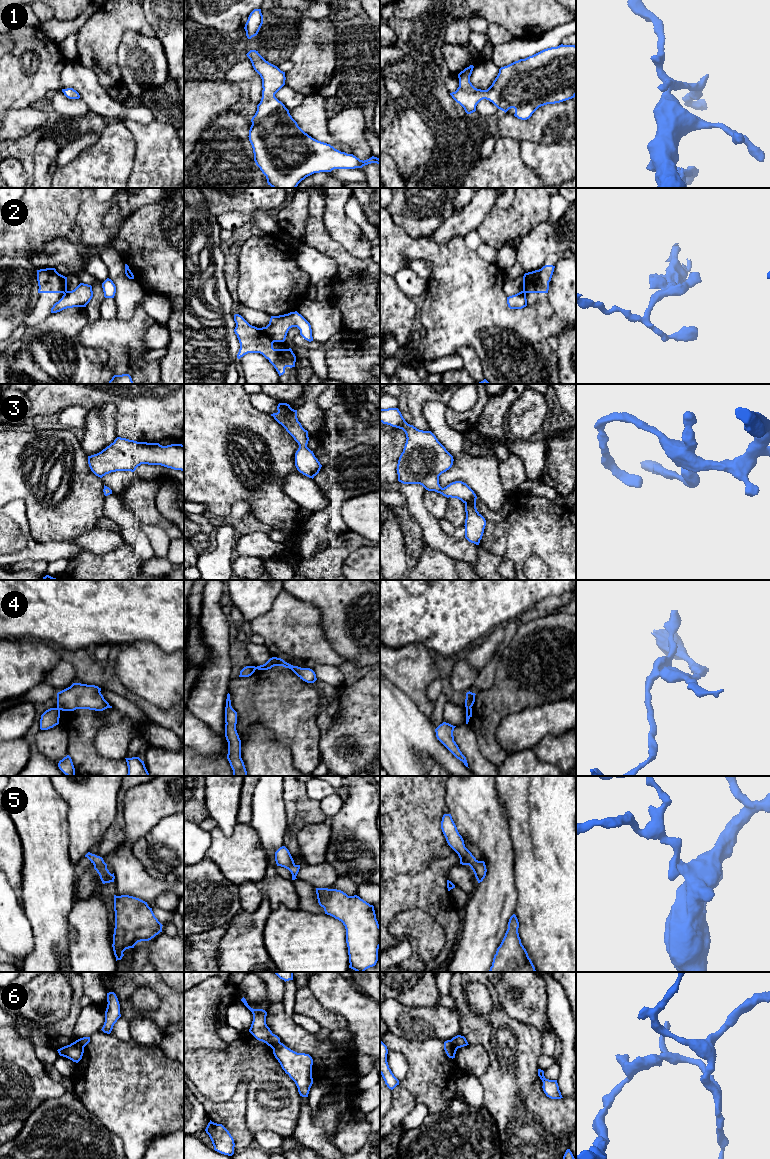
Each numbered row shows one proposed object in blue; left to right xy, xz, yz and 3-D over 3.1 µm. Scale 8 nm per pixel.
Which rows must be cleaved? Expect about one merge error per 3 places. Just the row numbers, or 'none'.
2, 4, 6

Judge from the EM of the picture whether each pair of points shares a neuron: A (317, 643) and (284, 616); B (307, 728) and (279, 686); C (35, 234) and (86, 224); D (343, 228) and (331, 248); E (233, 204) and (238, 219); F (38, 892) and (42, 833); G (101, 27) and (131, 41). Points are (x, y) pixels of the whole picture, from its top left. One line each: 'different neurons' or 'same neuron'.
A: same neuron
B: same neuron
C: different neurons
D: different neurons
E: different neurons
F: same neuron
G: different neurons

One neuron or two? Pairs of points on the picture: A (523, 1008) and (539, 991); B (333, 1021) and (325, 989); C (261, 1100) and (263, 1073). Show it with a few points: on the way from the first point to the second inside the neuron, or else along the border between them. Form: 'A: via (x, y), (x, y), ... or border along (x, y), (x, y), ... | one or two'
A: via (527, 1004), (535, 995) | one
B: border along (314, 997), (326, 1010), (340, 1014), (347, 1028) | two
C: via (267, 1093), (266, 1080) | one

